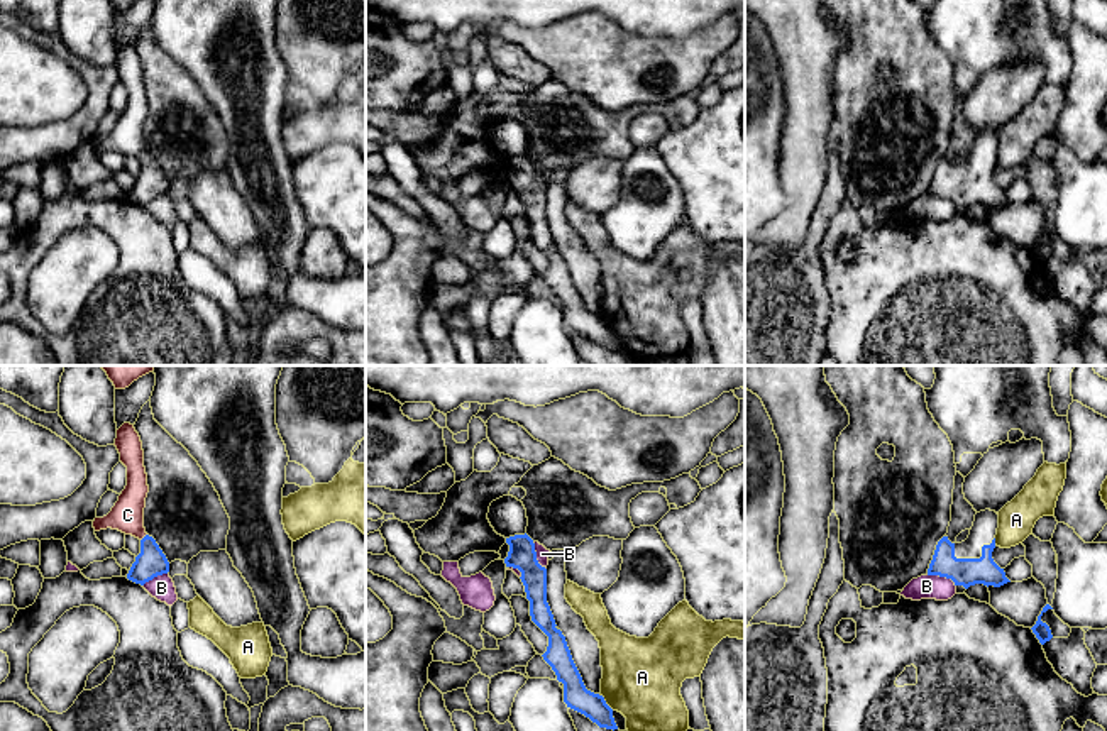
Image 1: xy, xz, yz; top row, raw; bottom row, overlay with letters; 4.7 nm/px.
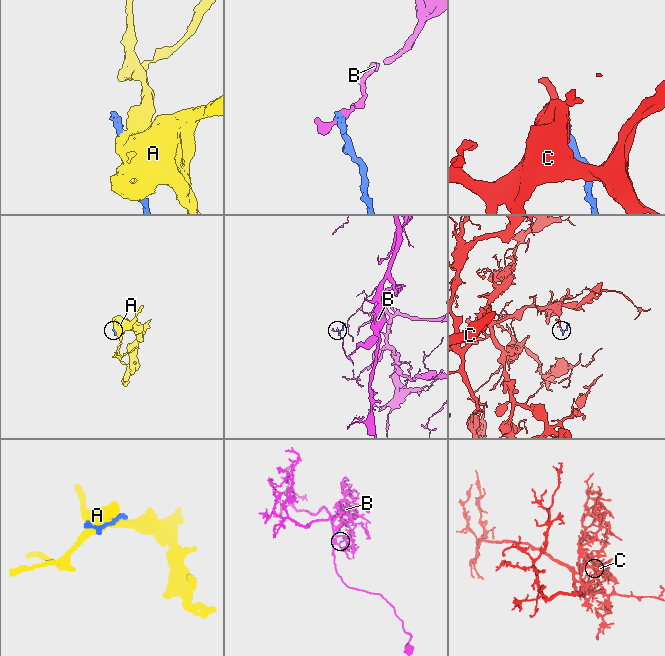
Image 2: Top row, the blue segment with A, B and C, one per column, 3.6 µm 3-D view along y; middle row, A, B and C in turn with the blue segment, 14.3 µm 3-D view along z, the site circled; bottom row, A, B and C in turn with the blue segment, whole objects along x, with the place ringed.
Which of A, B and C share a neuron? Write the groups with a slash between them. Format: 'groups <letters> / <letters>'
groups A / B / C

